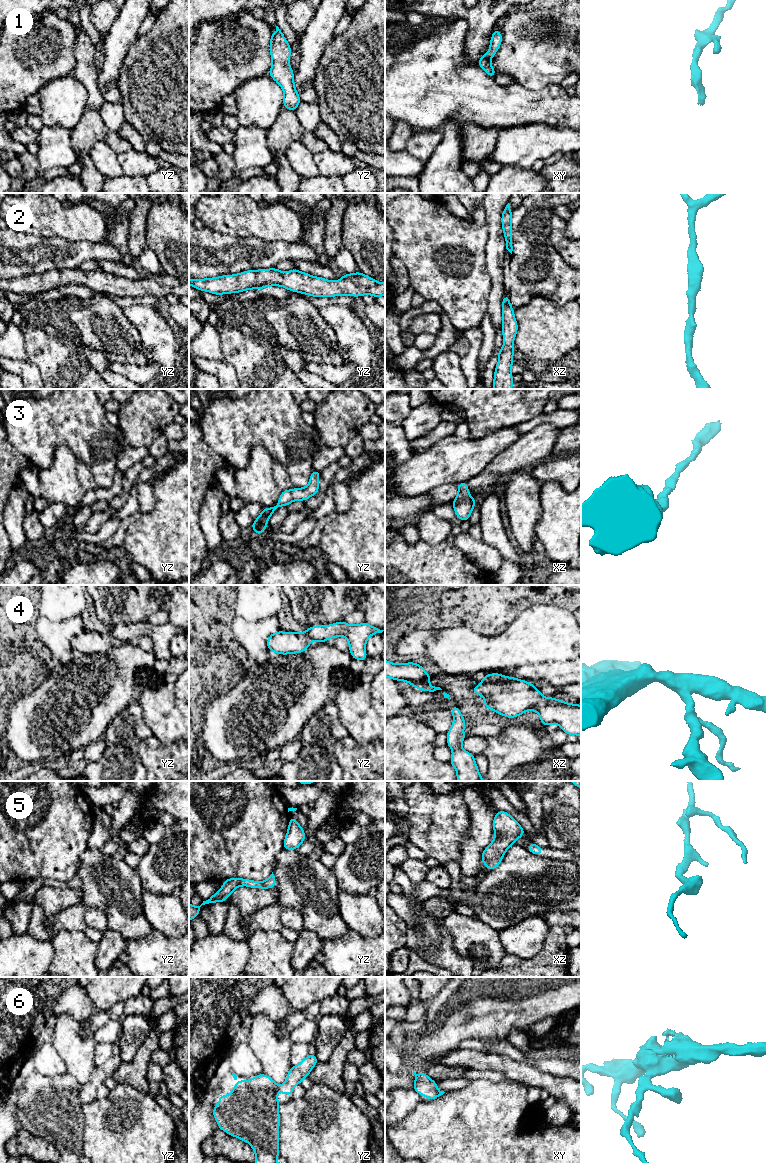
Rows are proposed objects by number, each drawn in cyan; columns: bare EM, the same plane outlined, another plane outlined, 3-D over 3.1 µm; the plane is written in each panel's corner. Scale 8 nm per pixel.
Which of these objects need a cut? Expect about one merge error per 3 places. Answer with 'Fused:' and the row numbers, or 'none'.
Fused: none

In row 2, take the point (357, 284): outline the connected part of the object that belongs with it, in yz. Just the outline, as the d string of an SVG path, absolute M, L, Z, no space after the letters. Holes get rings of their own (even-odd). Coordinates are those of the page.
M276 267L272 269L248 270L235 275L224 275L207 279L190 279L189 285L200 291L208 291L212 294L221 295L228 293L243 292L248 289L263 289L268 286L282 286L290 291L298 292L314 297L333 297L341 295L360 296L369 294L373 297L385 296L385 283L377 282L373 278L357 271L353 274L343 274L338 281L330 281L322 277L314 277L299 270L288 272L279 271Z

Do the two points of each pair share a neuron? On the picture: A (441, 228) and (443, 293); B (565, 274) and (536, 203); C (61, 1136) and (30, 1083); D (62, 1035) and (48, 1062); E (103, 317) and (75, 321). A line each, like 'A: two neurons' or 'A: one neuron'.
A: one neuron
B: one neuron
C: one neuron
D: two neurons
E: one neuron

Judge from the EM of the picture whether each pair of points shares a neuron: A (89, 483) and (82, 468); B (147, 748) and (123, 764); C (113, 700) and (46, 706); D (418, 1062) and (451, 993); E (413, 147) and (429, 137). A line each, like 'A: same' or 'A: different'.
A: same
B: different
C: same
D: same
E: same

